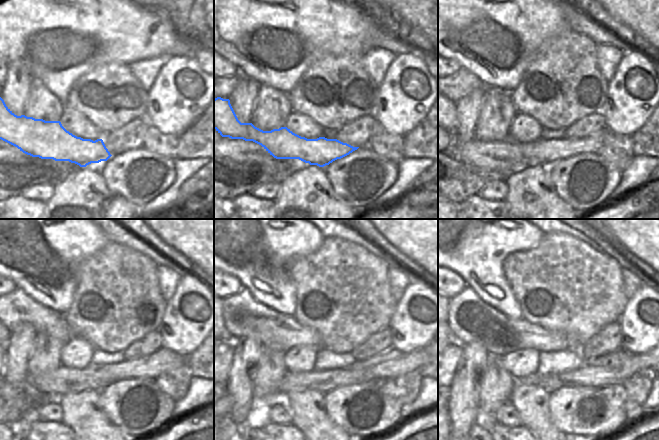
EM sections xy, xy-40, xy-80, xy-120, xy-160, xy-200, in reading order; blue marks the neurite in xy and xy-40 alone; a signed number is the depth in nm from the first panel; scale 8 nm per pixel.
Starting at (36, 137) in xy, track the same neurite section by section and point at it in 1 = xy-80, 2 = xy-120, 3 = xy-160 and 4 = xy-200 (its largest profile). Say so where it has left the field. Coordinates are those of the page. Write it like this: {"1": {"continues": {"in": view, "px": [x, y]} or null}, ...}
{"1": {"continues": {"in": "xy-80", "px": [547, 151]}}, "2": {"continues": {"in": "xy-120", "px": [163, 360]}}, "3": {"continues": {"in": "xy-160", "px": [390, 363]}}, "4": {"continues": {"in": "xy-200", "px": [626, 364]}}}

